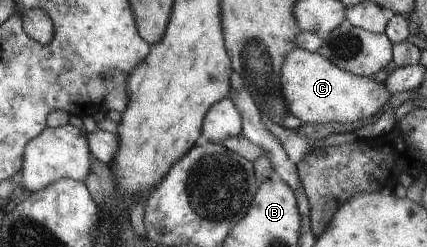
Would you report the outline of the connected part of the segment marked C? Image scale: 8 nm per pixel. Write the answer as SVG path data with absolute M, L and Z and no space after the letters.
M295 46L282 63L282 95L286 111L306 123L353 123L371 117L387 103L391 94L371 77L358 76L339 69L317 52Z

